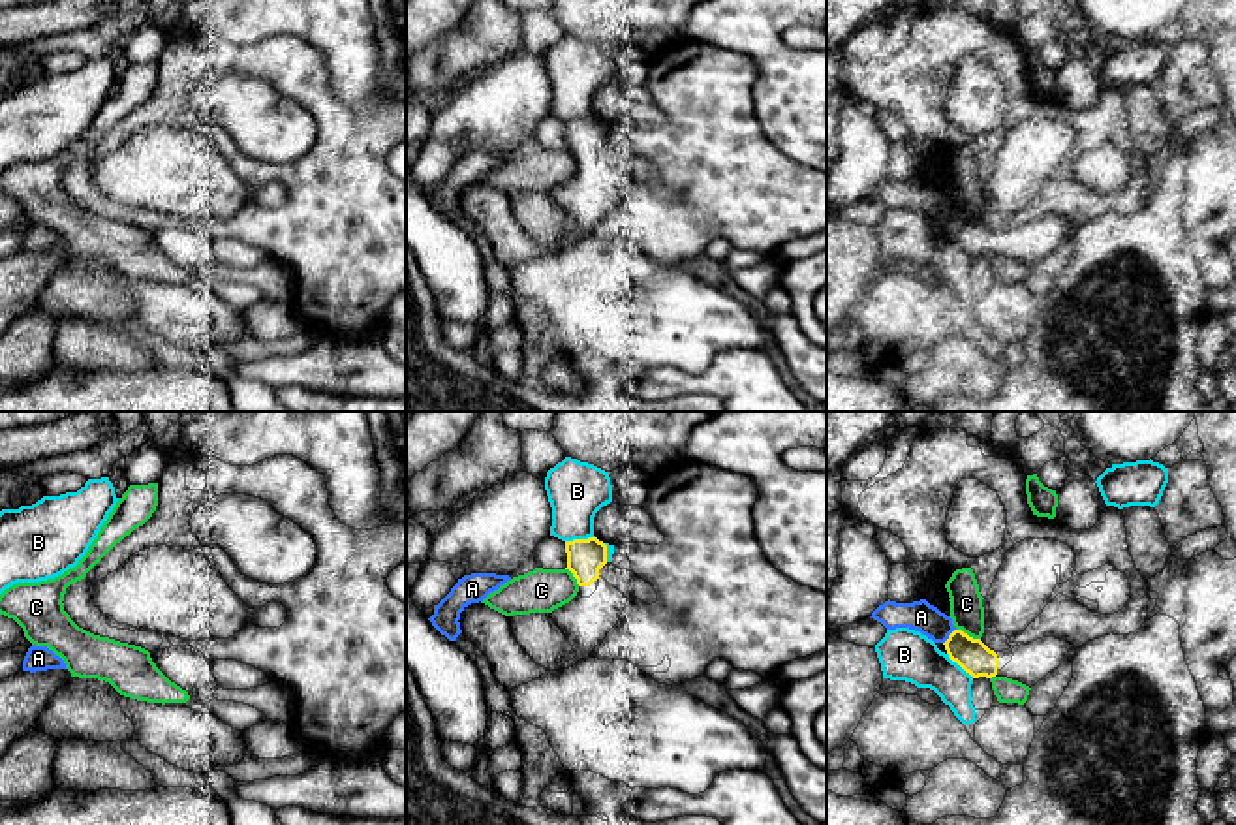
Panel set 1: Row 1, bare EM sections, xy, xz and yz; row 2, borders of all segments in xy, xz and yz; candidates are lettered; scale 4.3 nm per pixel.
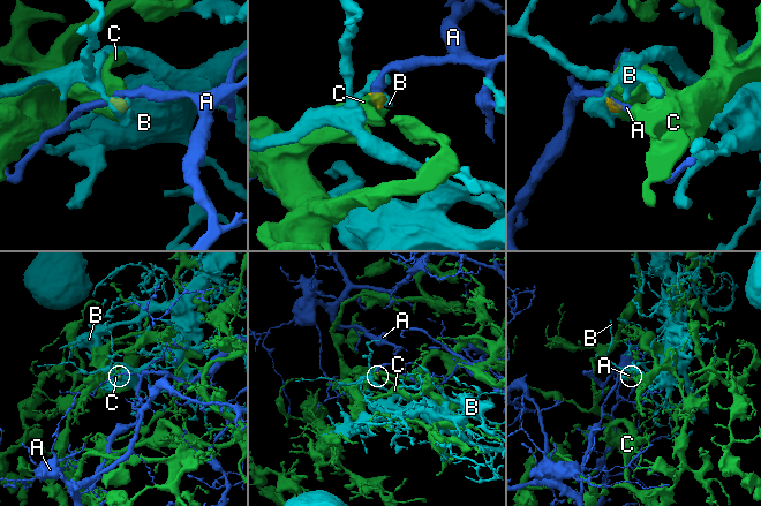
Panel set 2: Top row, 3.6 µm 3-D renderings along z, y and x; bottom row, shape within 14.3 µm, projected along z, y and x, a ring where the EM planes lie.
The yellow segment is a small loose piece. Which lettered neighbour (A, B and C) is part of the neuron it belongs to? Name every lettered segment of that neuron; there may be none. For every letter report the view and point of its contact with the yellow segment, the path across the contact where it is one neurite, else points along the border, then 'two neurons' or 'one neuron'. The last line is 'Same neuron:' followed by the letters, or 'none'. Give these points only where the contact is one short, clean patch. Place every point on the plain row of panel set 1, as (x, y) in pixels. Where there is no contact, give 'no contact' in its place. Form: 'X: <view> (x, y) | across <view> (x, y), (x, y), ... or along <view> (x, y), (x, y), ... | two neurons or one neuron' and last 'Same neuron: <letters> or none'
A: yz (949, 215) | along yz (955, 207), (943, 222) | two neurons
B: xz (579, 119) | along xz (594, 115), (566, 121) | two neurons
C: yz (966, 213) | along yz (957, 207), (979, 218) | two neurons
Same neuron: none

